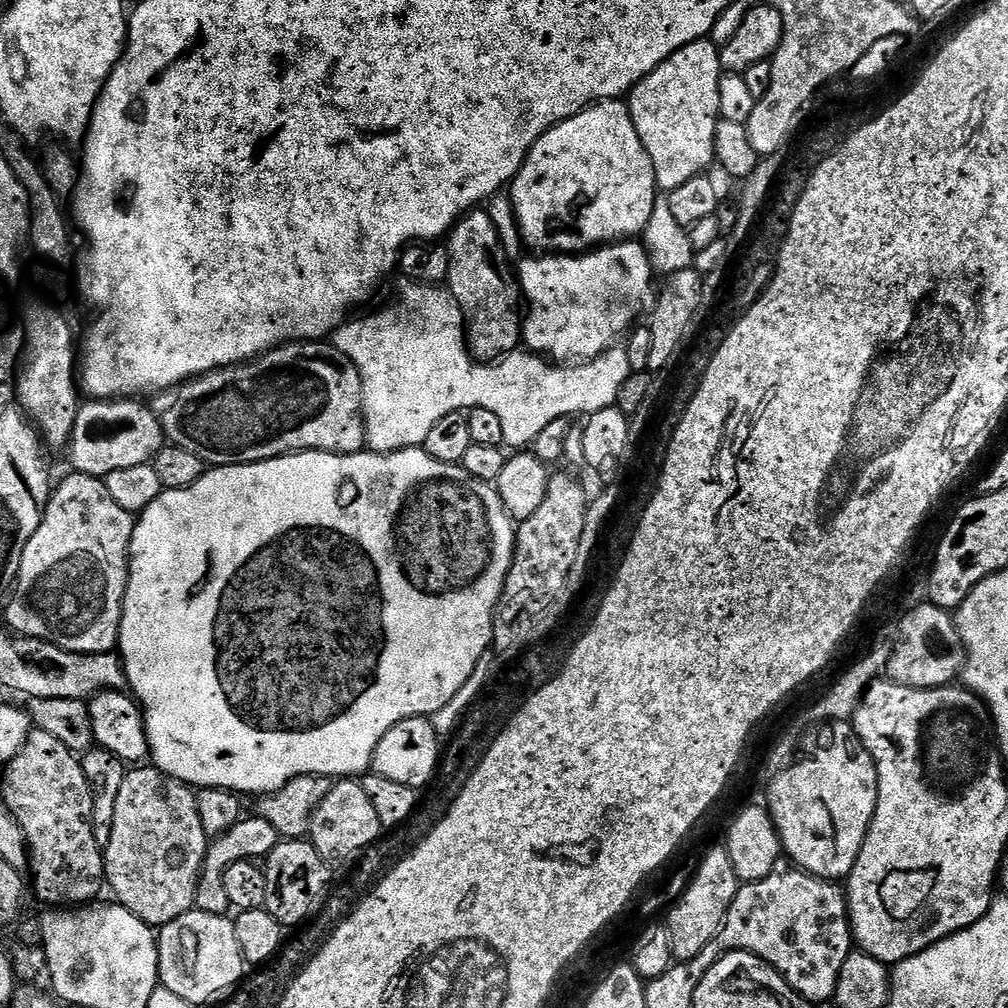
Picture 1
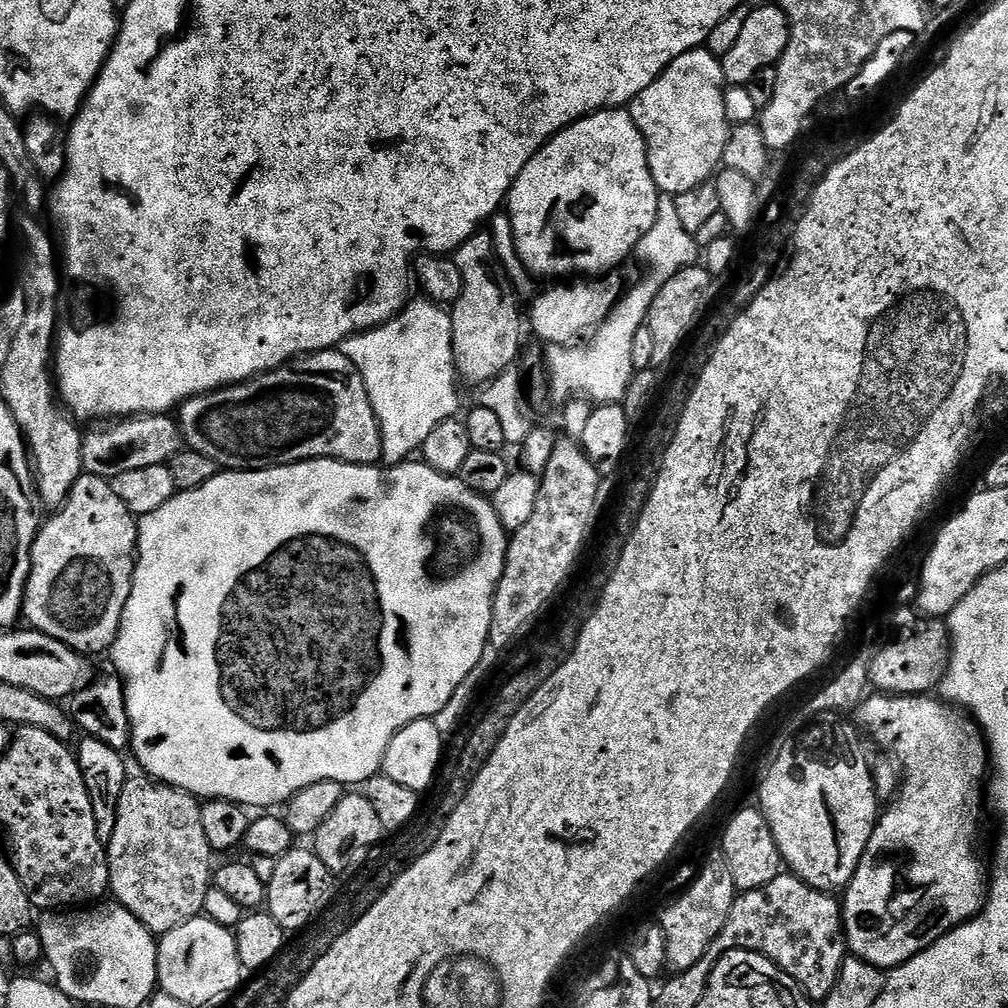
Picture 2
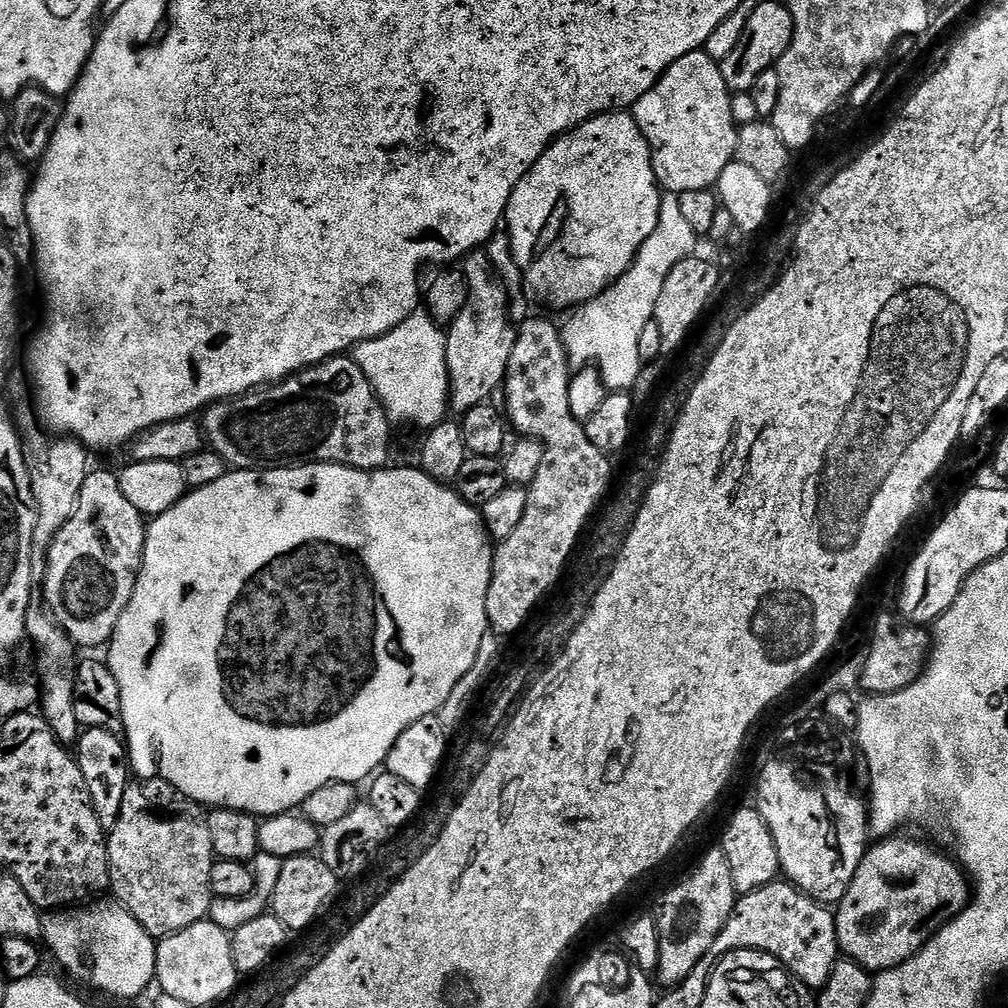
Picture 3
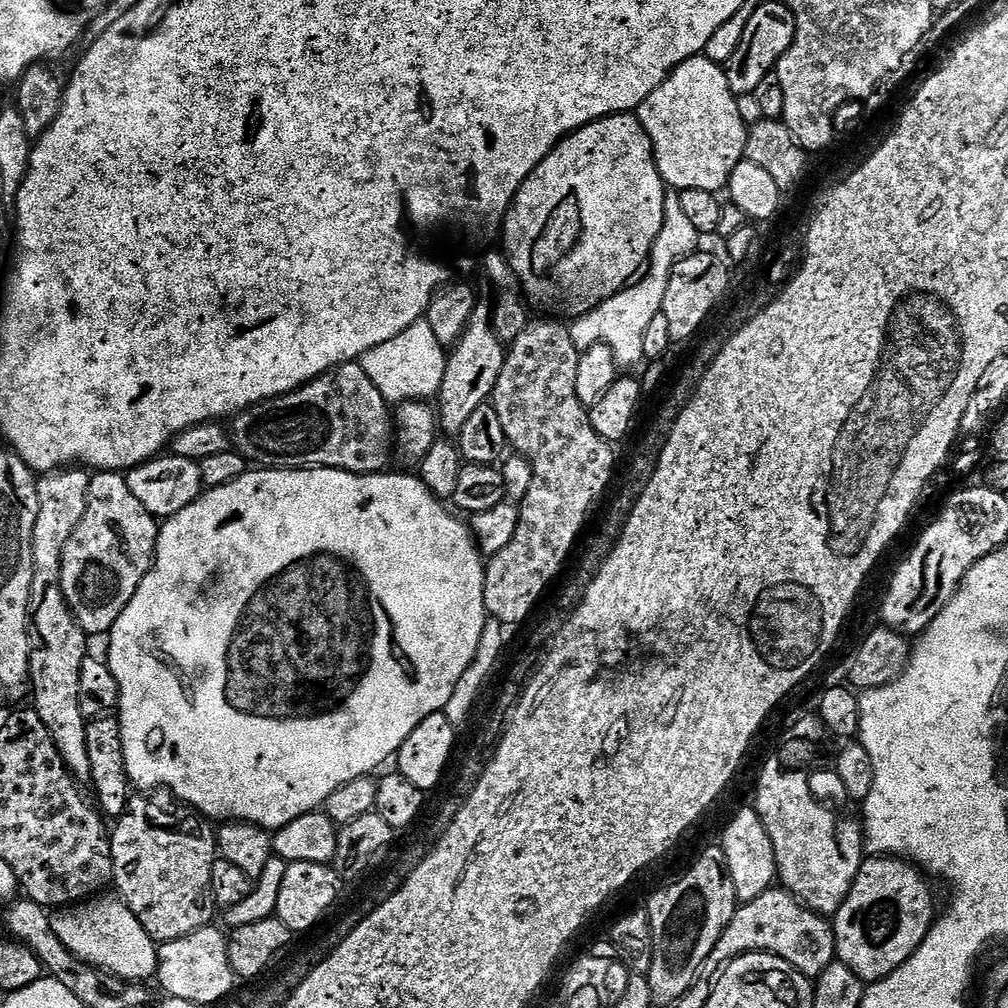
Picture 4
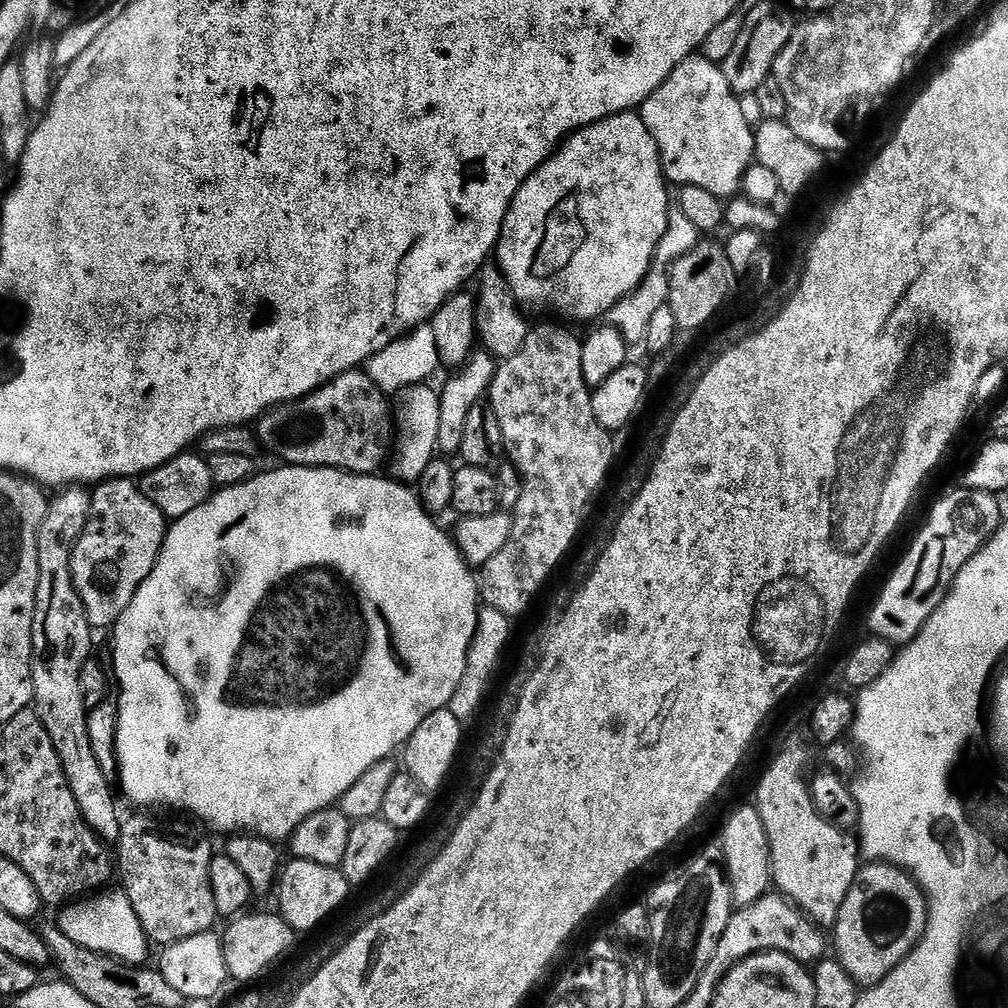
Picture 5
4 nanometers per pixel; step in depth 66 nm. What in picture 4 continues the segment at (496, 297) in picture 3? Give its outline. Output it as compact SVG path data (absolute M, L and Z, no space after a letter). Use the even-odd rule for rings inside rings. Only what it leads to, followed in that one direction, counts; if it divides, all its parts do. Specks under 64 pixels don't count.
M477 303L472 311L467 326L460 340L451 345L450 351L447 353L444 361L444 373L442 374L442 386L438 393L438 401L440 400L440 408L438 407L438 428L445 437L459 437L462 426L470 418L470 414L474 414L474 410L478 410L478 406L489 403L492 398L492 391L498 382L498 374L502 374L502 362L504 361L504 353L506 346L496 337L496 331L492 328L492 314L487 303Z

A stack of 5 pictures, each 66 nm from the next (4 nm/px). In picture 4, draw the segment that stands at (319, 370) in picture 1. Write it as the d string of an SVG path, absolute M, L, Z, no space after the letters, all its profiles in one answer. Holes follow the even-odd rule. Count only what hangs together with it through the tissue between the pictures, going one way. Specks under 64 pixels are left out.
M356 362L339 364L331 372L325 372L317 380L312 380L310 383L302 385L301 388L288 392L285 396L275 396L273 400L265 400L263 405L255 410L237 412L230 420L230 444L245 460L260 468L337 468L343 472L356 472L359 476L367 476L383 473L387 469L384 467L388 464L388 452L390 456L394 448L394 420L390 415L388 401L382 398L378 386L374 386L374 382L370 382L370 378L366 378L366 370L362 370L359 363Z

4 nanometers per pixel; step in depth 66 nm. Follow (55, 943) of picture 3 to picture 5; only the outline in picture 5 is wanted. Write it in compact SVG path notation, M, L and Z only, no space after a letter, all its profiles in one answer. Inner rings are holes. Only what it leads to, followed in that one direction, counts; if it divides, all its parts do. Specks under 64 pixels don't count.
M122 890L101 891L61 907L58 927L70 942L92 950L102 956L112 956L123 964L140 966L145 963L150 941L138 922L138 914L130 906L130 898ZM101 895L101 896L100 896Z

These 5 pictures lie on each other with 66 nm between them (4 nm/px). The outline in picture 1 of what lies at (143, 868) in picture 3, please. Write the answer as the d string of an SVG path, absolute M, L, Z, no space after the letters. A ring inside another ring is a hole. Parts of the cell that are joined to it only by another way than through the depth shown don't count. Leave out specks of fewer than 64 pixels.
M132 766L127 769L115 799L113 830L104 849L104 879L112 887L115 903L121 904L143 924L159 930L164 925L182 918L182 914L196 907L196 891L204 866L210 838L202 830L198 818L196 792L181 780L167 776L155 766Z

